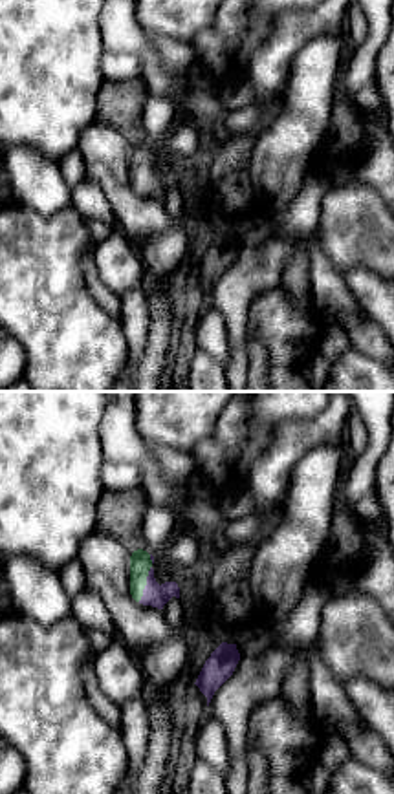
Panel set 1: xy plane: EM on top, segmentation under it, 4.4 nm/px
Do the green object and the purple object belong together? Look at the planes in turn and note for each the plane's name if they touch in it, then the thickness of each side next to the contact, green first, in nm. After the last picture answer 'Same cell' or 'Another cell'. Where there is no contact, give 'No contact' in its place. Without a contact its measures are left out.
Touches green in xy. Thickness 100 nm (green) against 100 nm

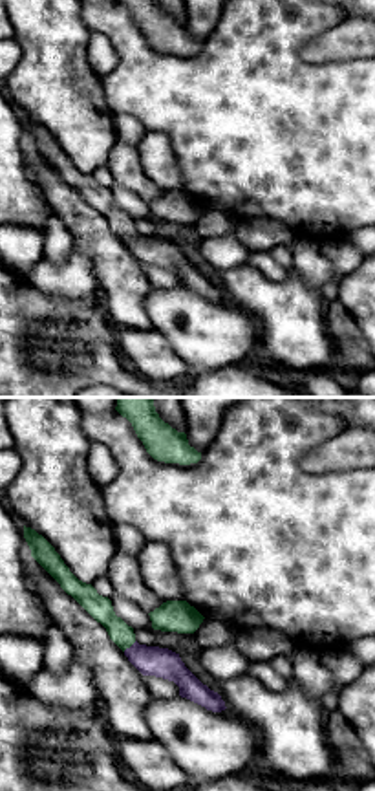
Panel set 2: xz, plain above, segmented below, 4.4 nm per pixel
Touches green in xz. Thickness 100 nm (green) against 130 nm

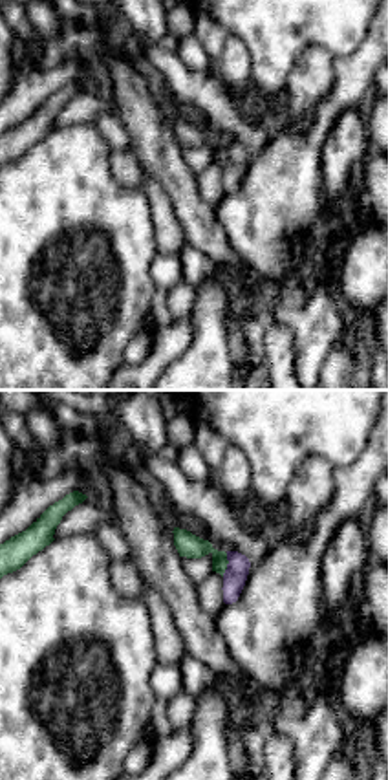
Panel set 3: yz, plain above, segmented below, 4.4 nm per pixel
Touches green in yz. Thickness 110 nm (green) against 100 nm

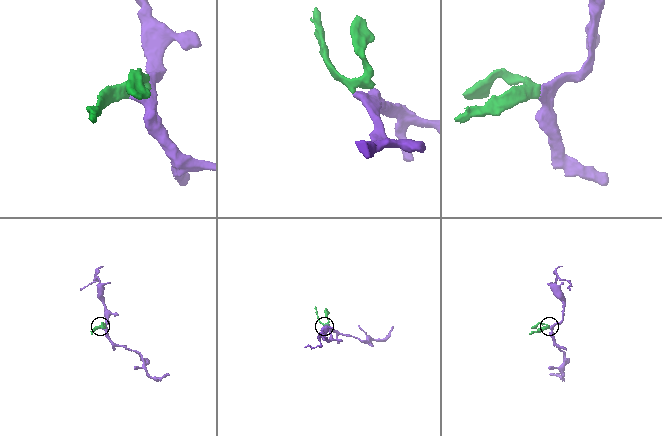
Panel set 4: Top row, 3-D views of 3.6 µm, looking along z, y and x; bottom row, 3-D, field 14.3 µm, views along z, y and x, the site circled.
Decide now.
Same cell

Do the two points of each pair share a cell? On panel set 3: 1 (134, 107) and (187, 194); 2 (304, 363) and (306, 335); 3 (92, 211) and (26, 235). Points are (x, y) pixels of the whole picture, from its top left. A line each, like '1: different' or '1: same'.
1: same
2: same
3: same

